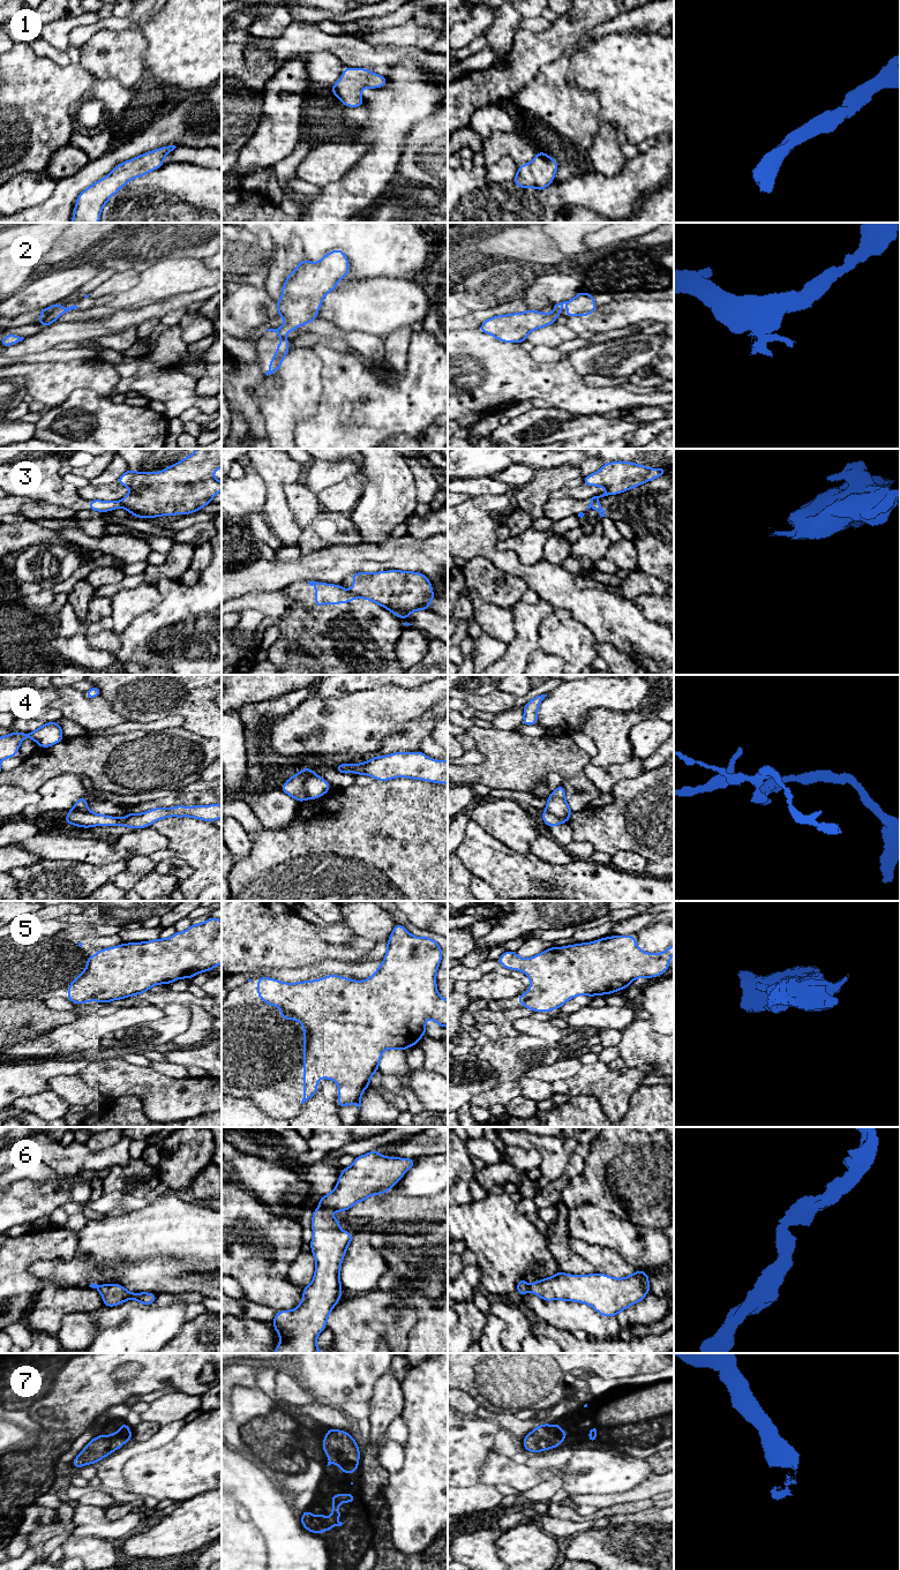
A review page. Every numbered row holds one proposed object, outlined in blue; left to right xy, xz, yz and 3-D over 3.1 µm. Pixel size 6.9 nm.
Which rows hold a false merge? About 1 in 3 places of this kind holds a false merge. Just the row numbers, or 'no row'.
2, 3, 4

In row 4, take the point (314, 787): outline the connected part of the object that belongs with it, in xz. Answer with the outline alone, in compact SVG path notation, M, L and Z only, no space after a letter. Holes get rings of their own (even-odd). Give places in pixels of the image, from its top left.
M309 776L306 779L302 786L302 792L307 795L309 799L316 799L330 790L331 786L328 781L320 776Z

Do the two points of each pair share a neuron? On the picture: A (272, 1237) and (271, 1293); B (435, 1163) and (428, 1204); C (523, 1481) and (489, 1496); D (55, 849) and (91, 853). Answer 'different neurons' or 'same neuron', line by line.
A: same neuron
B: different neurons
C: different neurons
D: same neuron

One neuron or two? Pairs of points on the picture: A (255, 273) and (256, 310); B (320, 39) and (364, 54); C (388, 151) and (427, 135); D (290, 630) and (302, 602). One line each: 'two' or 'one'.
A: two
B: one
C: two
D: one

